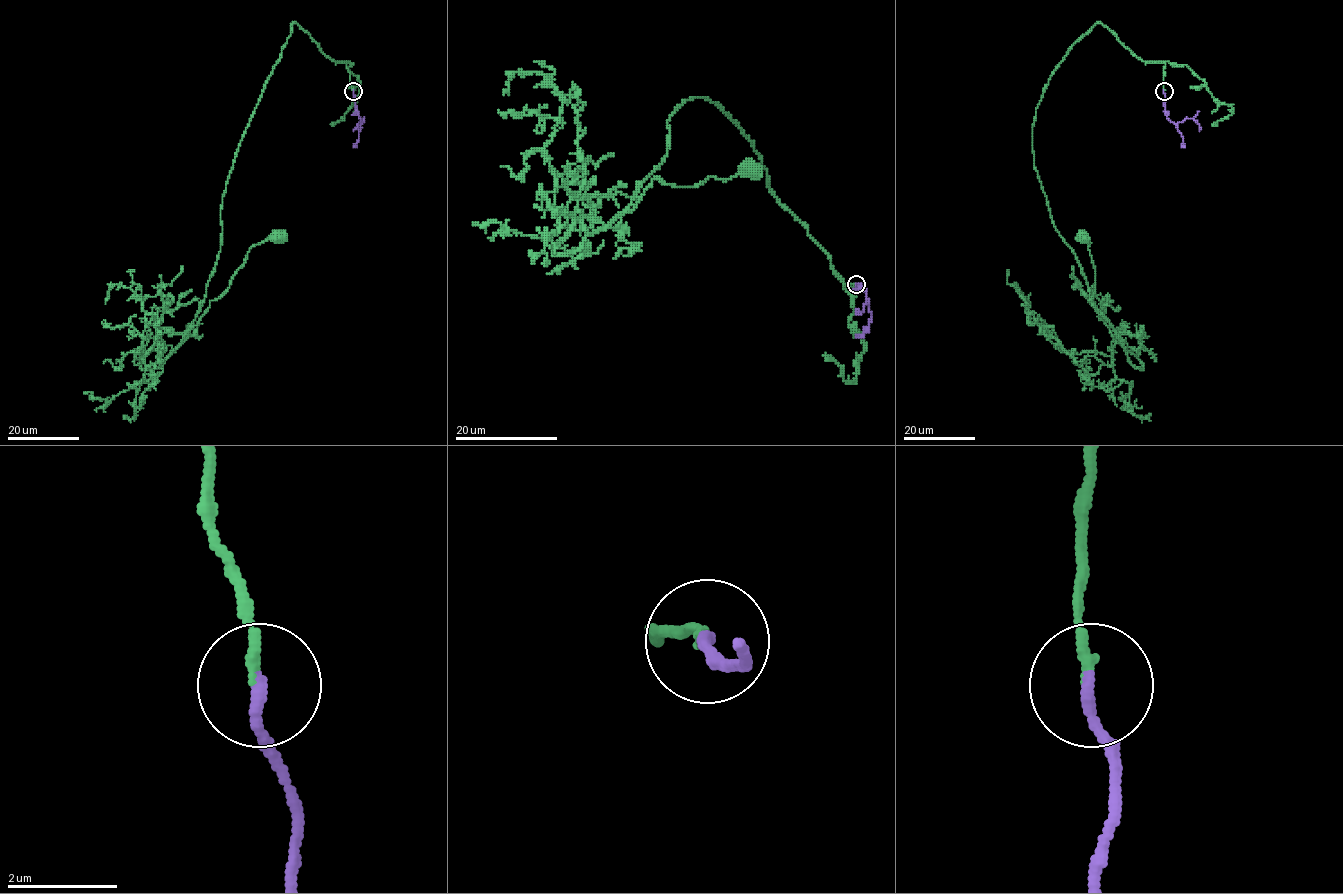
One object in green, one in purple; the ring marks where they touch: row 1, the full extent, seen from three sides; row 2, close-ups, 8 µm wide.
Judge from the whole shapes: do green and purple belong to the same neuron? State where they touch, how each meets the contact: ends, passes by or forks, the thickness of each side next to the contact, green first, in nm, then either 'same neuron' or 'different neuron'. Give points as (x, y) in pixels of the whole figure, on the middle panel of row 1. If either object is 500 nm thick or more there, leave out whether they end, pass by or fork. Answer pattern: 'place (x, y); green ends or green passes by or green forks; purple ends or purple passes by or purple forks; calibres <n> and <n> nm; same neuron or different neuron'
place (856, 284); green ends; purple ends; calibres 180 and 240 nm; same neuron

